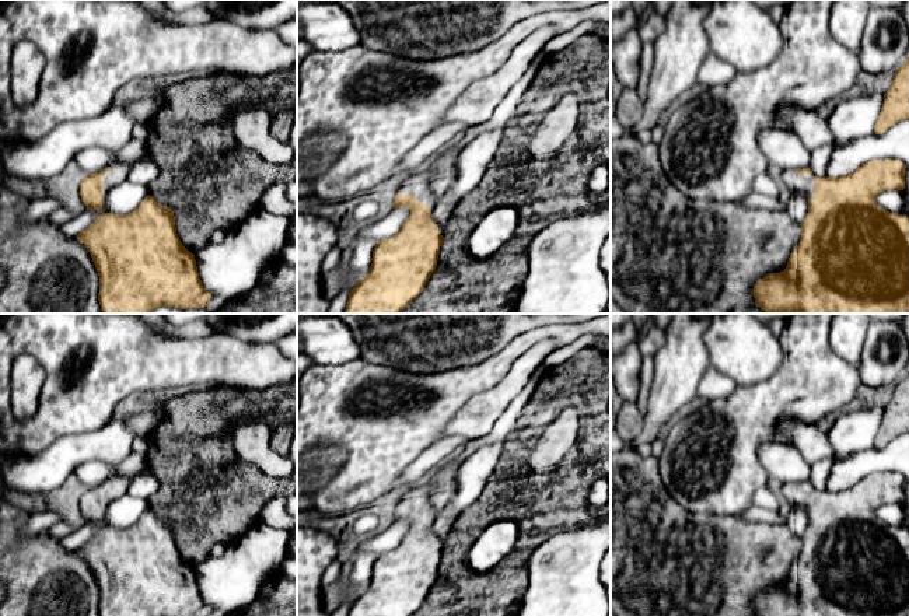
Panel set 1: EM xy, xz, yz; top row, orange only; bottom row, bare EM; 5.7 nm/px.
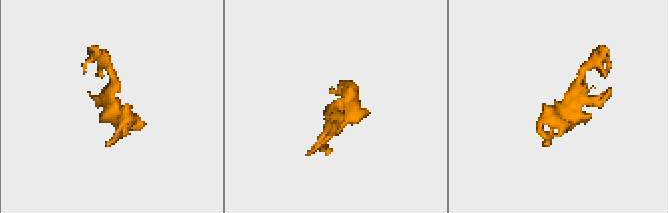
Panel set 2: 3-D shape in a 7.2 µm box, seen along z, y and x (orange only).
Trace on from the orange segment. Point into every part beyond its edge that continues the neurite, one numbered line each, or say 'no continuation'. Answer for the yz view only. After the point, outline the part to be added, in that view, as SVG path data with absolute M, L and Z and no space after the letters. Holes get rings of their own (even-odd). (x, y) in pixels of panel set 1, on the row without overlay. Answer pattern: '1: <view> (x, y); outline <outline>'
1: yz (794, 496); outline M796 483L782 484L779 497L784 498L790 505L798 505L808 512L814 510L814 487L800 489Z

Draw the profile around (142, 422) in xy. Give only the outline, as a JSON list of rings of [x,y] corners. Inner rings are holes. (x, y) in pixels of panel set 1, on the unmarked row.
[[[161,405],[146,406],[134,413],[127,414],[127,426],[133,430],[136,437],[147,437],[158,421]]]

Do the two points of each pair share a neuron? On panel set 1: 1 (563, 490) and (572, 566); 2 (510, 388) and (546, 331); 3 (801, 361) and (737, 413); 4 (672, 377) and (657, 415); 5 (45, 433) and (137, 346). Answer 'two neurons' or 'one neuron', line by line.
1: two neurons
2: two neurons
3: one neuron
4: one neuron
5: one neuron

